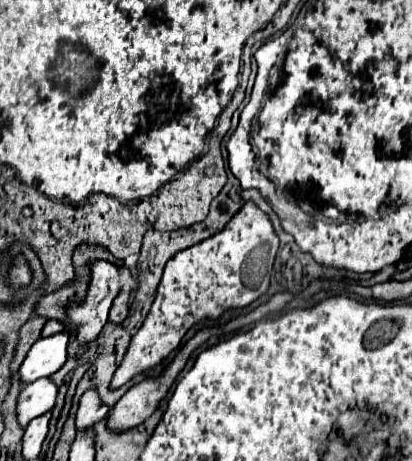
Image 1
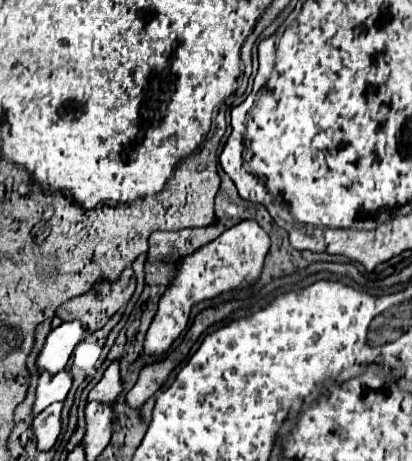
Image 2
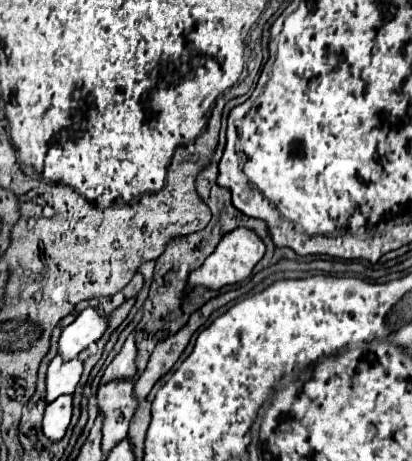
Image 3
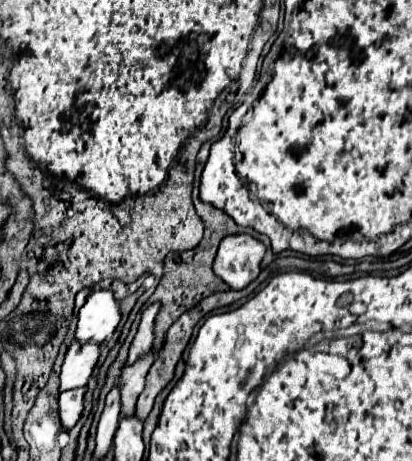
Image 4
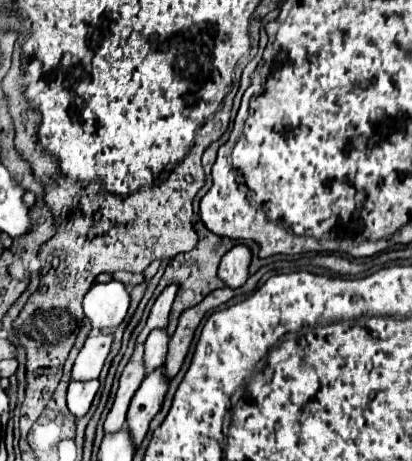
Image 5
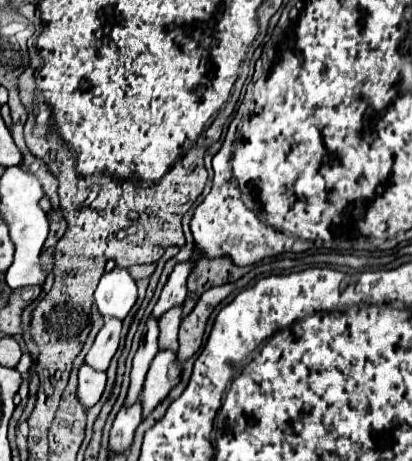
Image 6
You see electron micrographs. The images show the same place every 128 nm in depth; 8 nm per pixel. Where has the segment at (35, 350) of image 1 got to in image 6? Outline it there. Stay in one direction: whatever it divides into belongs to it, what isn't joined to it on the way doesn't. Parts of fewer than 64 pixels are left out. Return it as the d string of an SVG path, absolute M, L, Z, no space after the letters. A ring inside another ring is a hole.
M114 268L112 272L102 276L94 292L94 304L104 320L110 320L112 316L124 320L134 302L136 302L136 282L128 274L128 270Z

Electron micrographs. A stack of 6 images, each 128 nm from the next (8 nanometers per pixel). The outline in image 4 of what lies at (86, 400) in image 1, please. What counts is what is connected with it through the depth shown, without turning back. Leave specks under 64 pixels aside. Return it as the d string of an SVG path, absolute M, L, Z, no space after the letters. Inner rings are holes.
M152 304L144 310L142 314L142 320L140 320L140 326L138 326L138 332L130 344L130 350L128 350L128 358L126 358L126 364L134 364L138 360L138 356L142 356L144 352L150 352L152 348L152 326L154 326L154 318L156 318L156 312L158 312L160 304Z

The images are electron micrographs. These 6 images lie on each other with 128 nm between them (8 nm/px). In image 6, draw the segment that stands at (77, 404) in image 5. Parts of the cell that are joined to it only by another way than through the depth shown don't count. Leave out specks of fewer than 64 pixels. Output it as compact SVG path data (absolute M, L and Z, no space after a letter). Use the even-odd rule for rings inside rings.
M82 364L82 368L78 370L78 400L80 404L84 404L84 408L92 408L106 386L106 374L104 372L96 372L92 370L88 364Z

